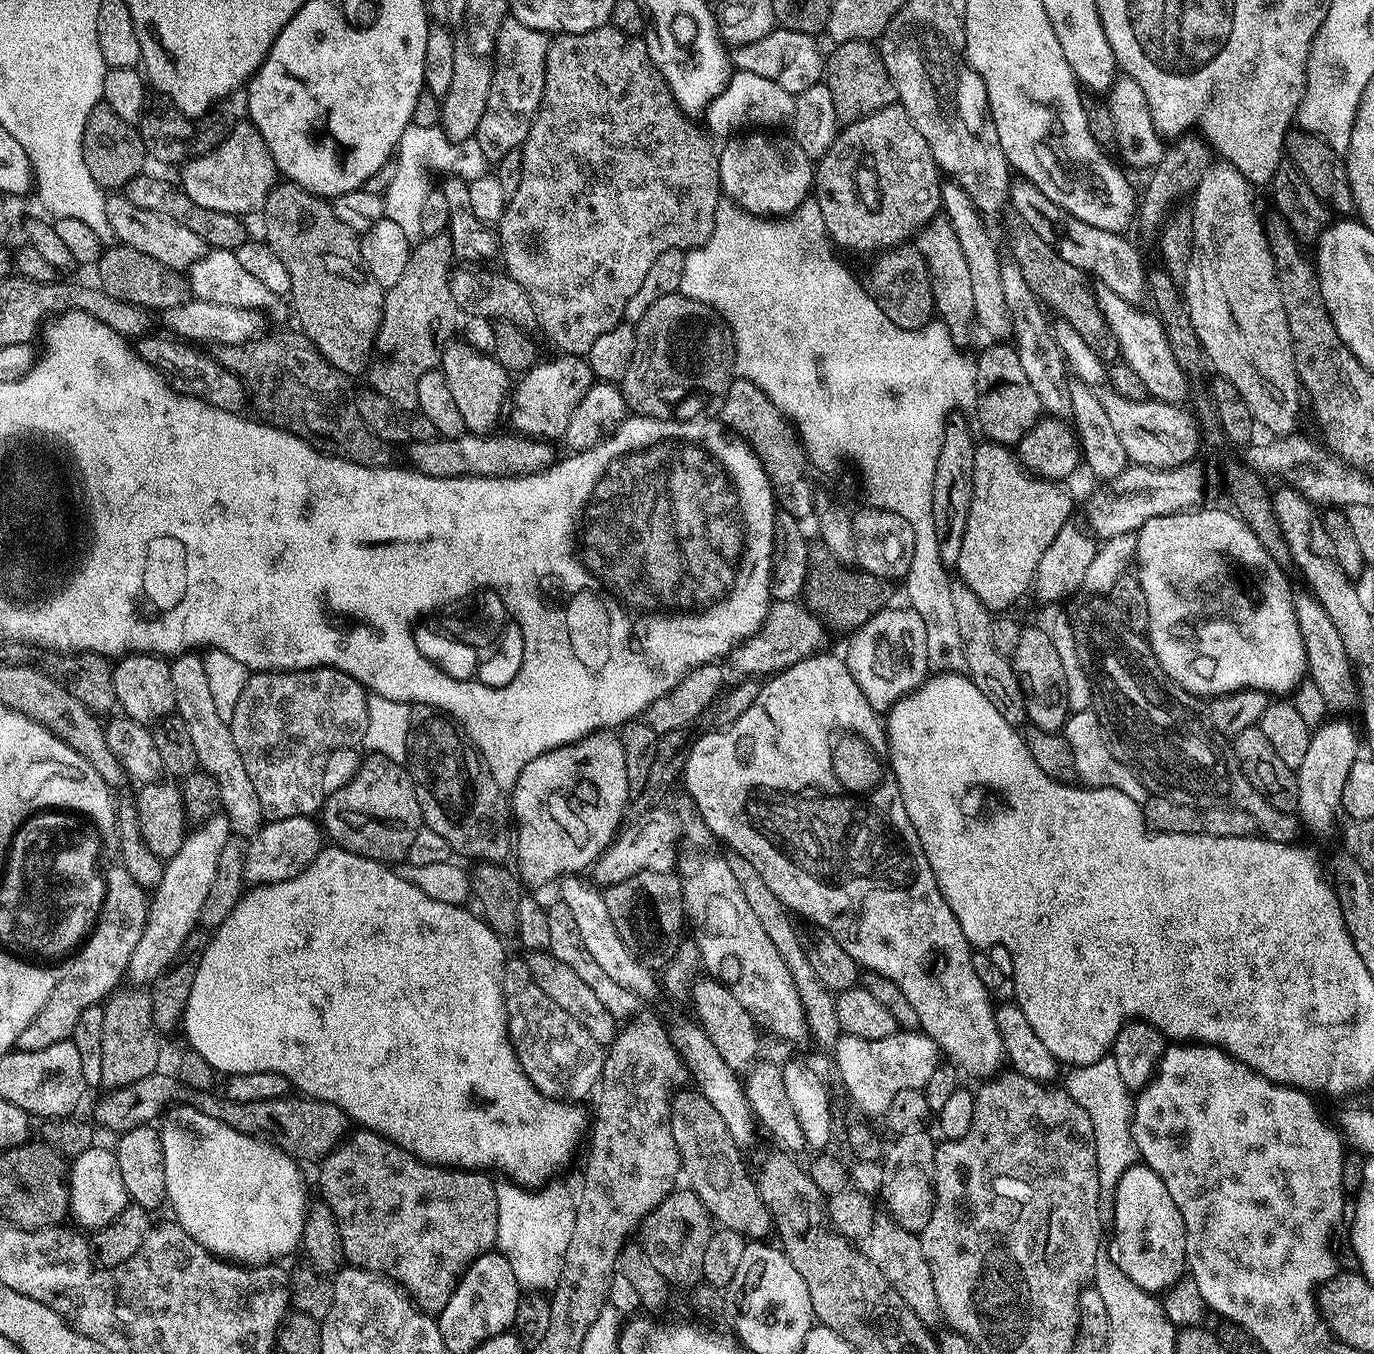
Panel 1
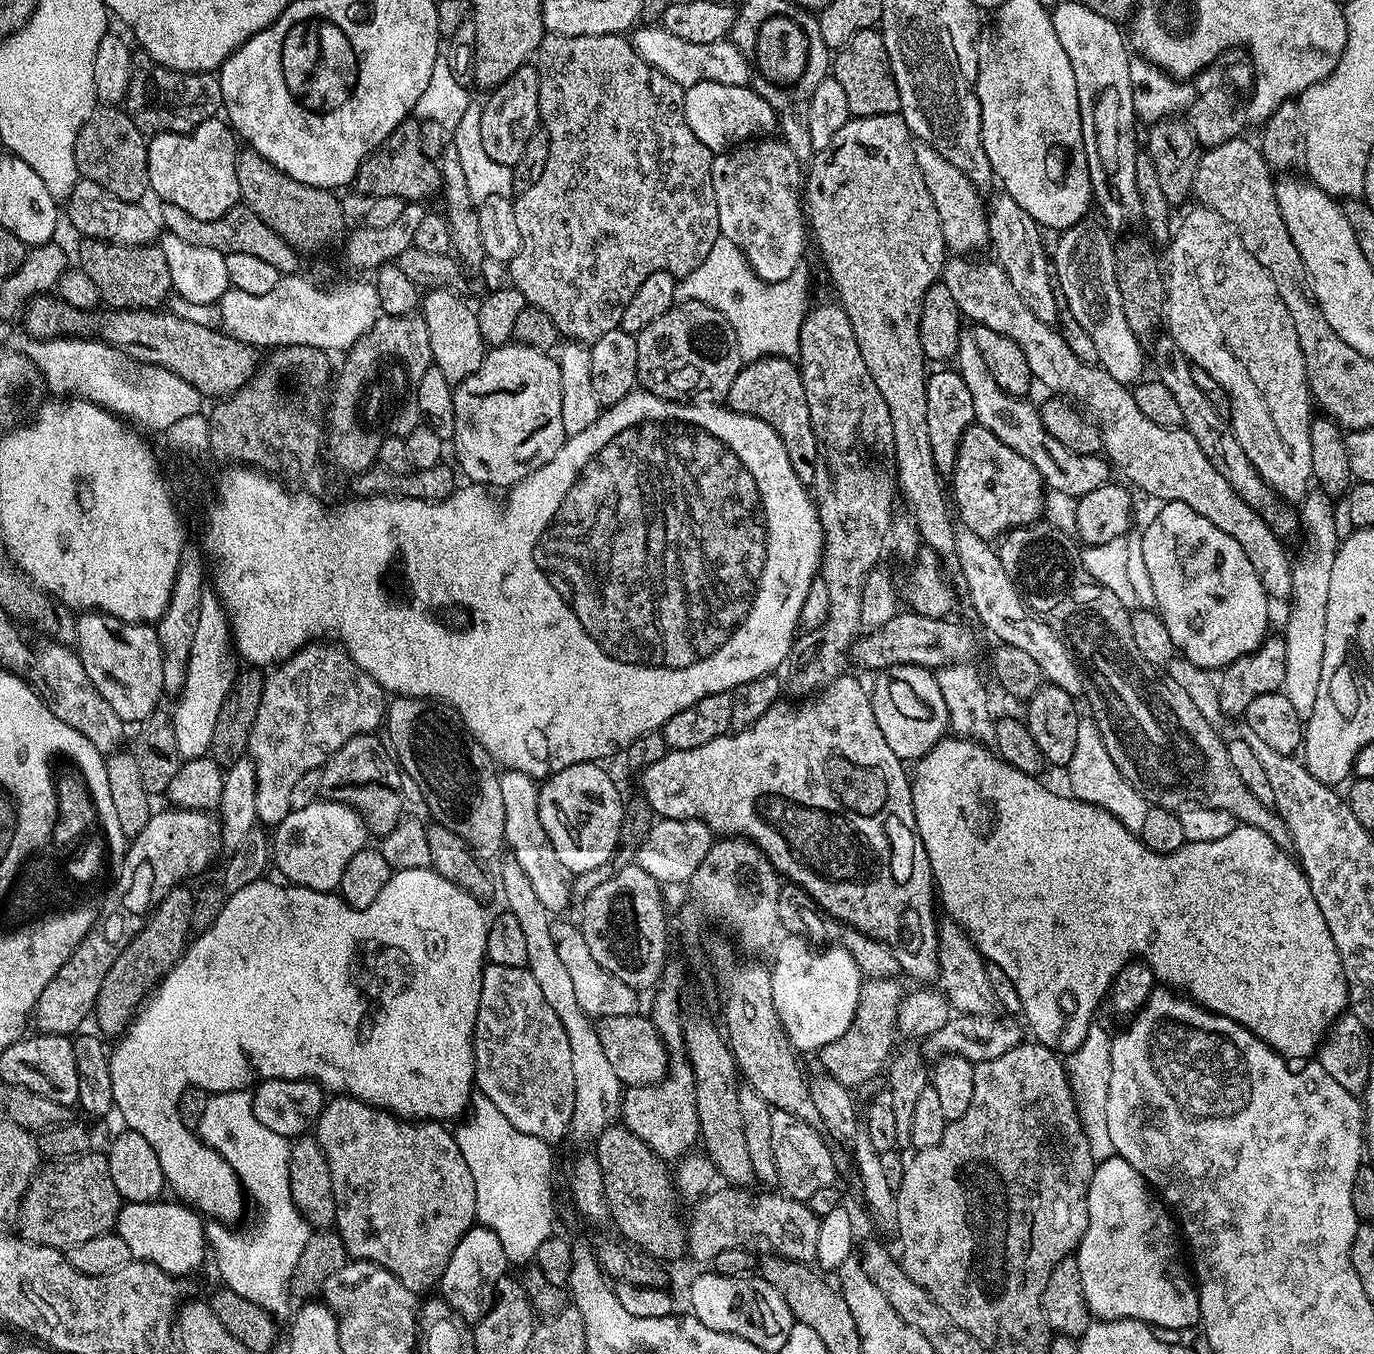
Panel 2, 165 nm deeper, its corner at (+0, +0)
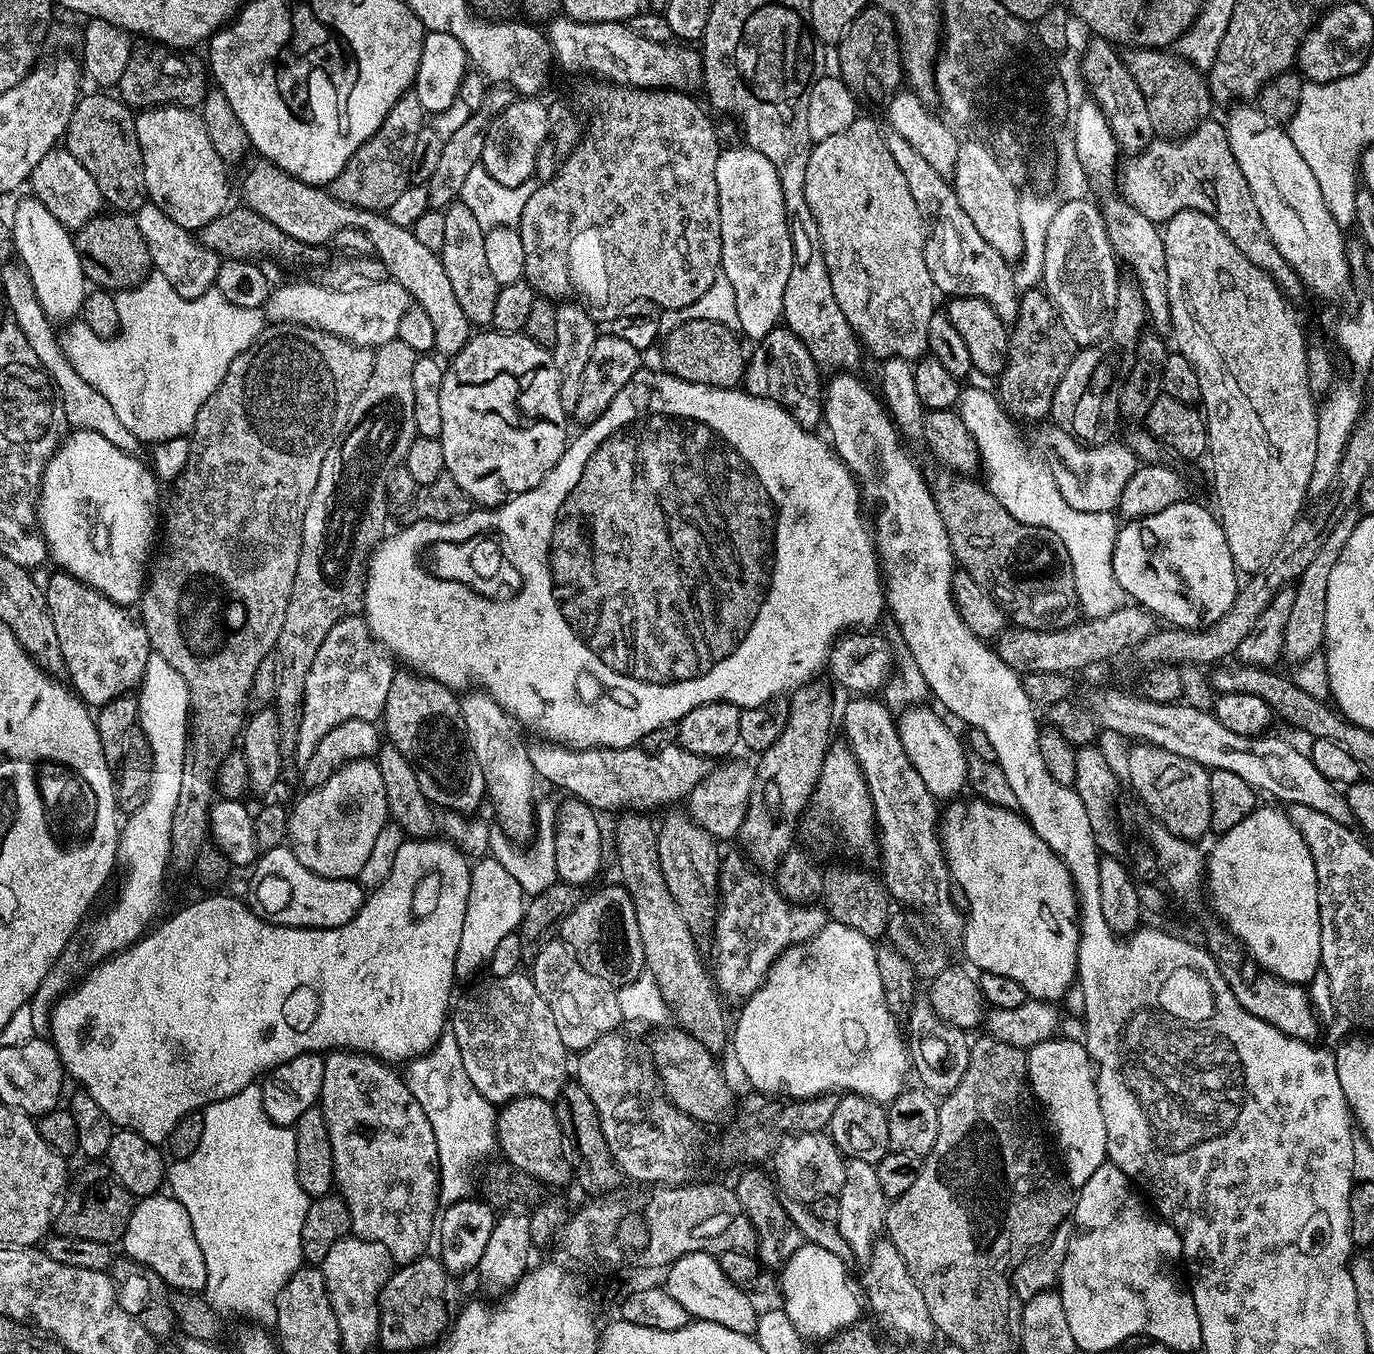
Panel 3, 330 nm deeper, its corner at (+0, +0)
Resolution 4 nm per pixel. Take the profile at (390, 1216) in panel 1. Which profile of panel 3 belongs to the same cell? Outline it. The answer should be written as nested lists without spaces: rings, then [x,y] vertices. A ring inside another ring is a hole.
[[[333,1050],[327,1053],[318,1107],[330,1130],[334,1184],[350,1210],[351,1235],[386,1246],[393,1261],[401,1265],[419,1260],[429,1251],[428,1239],[431,1236],[433,1239],[438,1224],[440,1167],[438,1144],[434,1142],[434,1130],[430,1130],[430,1118],[426,1118],[426,1110],[418,1106],[418,1098],[410,1094],[403,1075],[392,1068],[395,1067],[362,1052]]]

